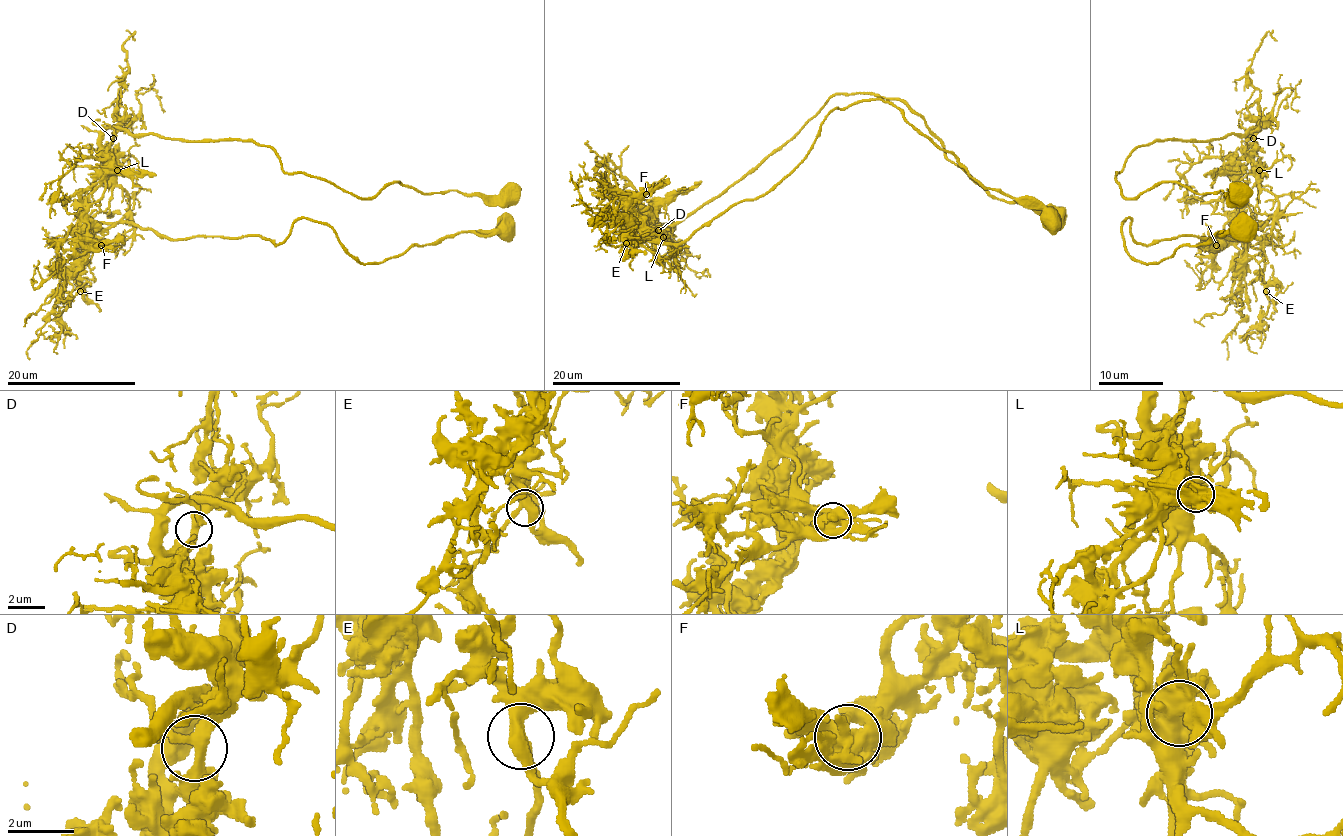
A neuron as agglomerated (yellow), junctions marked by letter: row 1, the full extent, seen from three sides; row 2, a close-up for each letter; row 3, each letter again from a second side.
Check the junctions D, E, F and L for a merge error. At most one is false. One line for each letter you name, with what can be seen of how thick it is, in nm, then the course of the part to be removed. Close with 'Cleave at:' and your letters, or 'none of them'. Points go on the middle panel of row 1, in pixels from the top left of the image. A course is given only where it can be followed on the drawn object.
F: 550 nm thick; foreign part runs (647, 193), (631, 213), (682, 243), (768, 193), (836, 108), (891, 101), (1057, 232)
Cleave at: F

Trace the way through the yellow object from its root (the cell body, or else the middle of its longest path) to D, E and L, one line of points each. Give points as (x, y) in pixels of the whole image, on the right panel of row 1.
D: (1240, 196), (1159, 181), (1125, 197), (1116, 175), (1133, 149), (1154, 141), (1253, 138)
E: (1240, 196), (1159, 181), (1125, 197), (1116, 175), (1154, 141), (1255, 131), (1240, 188), (1246, 252), (1266, 291)
L: (1240, 196), (1159, 181), (1125, 197), (1116, 175), (1133, 149), (1154, 141), (1250, 131), (1259, 170)

